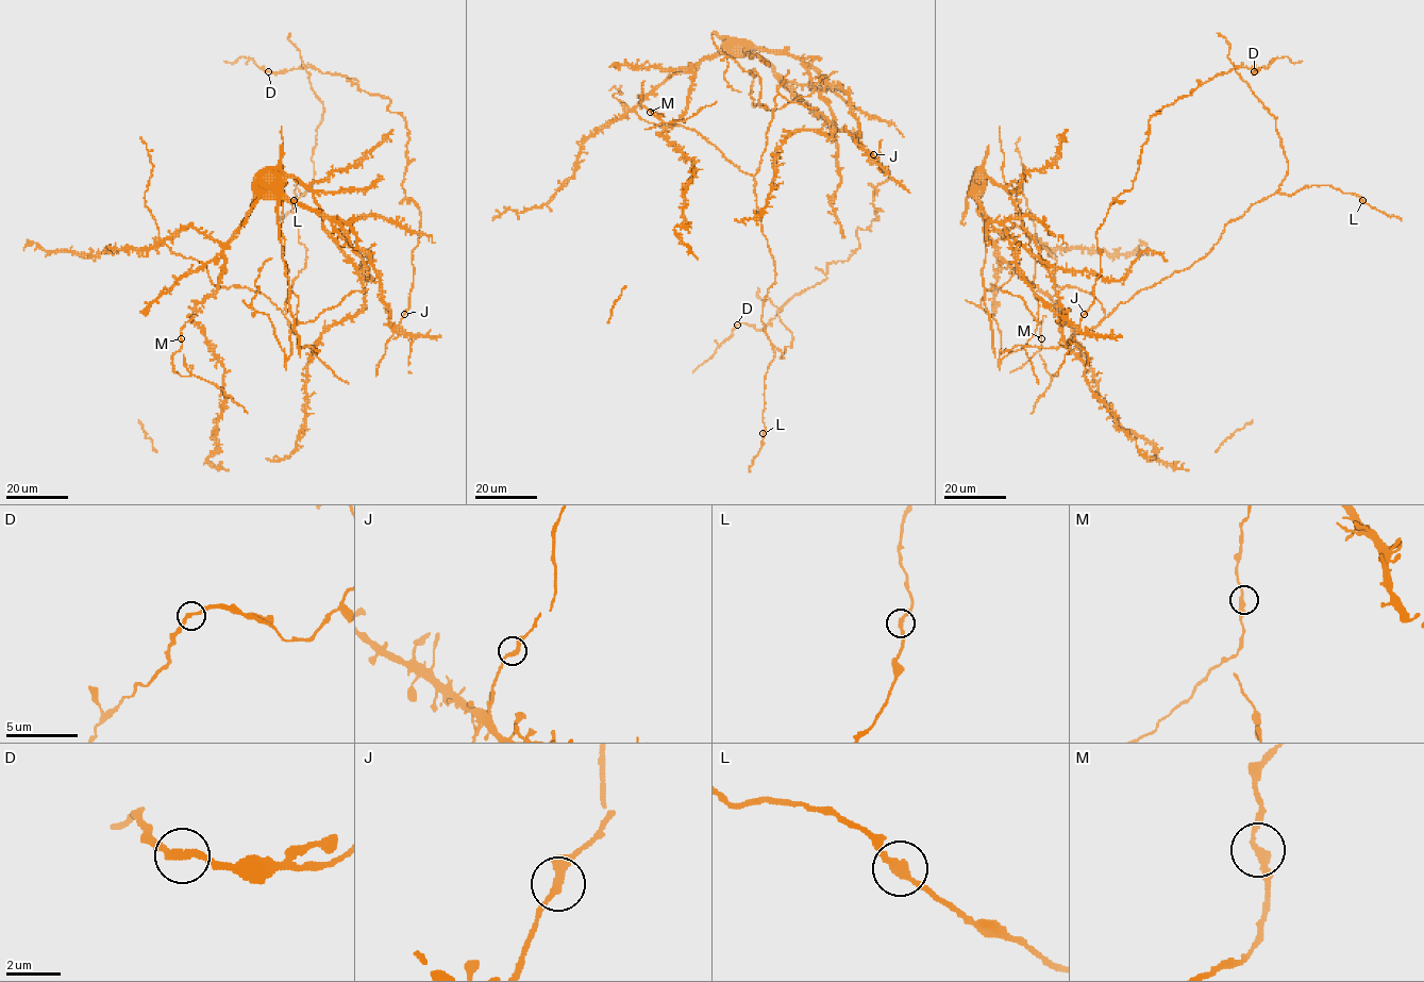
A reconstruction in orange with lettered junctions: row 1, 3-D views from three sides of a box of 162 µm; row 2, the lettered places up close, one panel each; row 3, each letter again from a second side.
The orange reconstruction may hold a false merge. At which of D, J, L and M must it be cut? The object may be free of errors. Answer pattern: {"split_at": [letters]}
{"split_at": []}

